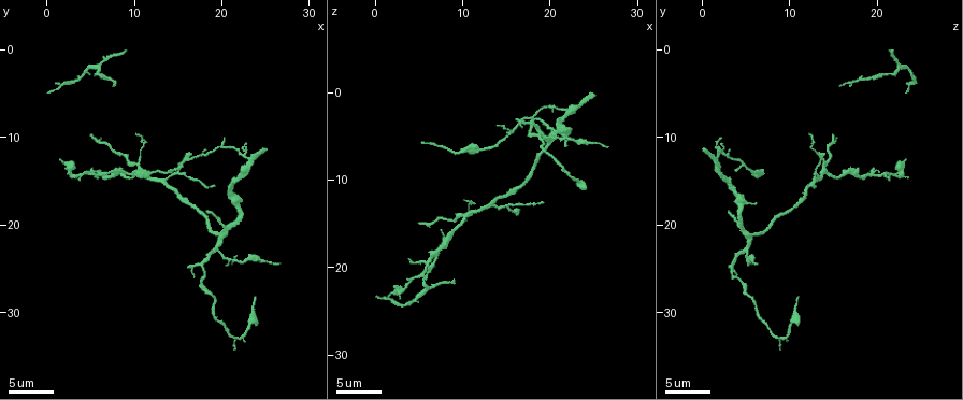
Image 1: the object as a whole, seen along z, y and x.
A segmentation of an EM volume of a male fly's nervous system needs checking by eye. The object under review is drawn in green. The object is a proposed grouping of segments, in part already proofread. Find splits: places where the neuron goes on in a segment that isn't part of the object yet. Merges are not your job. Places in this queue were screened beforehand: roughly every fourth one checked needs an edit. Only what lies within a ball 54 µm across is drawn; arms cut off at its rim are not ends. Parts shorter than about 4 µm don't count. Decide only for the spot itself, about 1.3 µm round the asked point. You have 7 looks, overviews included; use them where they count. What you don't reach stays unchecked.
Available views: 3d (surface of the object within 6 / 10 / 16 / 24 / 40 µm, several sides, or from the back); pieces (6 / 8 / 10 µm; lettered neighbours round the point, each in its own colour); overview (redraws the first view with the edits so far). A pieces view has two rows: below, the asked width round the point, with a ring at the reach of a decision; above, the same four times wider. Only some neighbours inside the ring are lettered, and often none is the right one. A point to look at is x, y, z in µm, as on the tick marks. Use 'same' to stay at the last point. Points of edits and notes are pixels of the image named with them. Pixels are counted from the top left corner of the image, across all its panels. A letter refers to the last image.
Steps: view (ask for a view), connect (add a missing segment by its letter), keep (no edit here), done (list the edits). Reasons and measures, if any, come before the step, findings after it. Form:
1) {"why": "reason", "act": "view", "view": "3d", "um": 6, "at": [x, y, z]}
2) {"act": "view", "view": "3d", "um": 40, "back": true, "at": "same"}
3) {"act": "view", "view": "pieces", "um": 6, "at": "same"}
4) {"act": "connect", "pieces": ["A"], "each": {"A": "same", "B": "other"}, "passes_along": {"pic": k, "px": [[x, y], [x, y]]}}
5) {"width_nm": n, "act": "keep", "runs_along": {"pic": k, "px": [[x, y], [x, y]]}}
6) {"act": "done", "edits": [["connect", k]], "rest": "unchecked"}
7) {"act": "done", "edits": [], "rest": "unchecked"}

{"act": "view", "view": "pieces", "um": 10, "at": [19.0, 15.8, 12.8]}

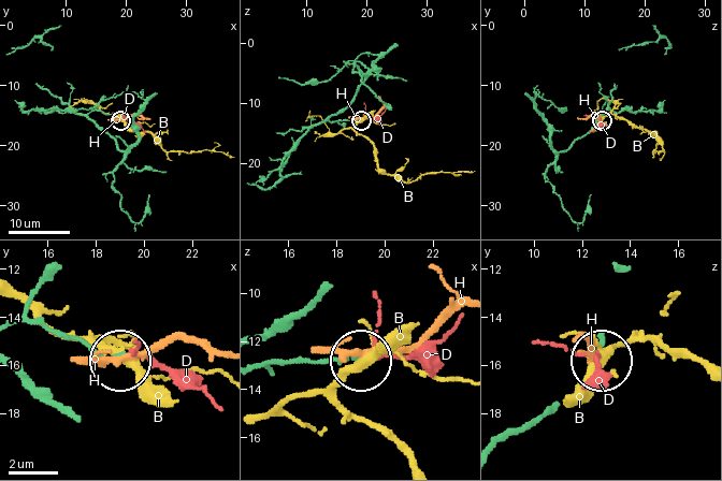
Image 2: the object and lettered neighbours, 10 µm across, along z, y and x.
{"act": "connect", "pieces": ["D"], "each": {"B": "other", "D": "same", "H": "other"}, "passes_along": {"pic": 2, "px": [[604, 331], [592, 375]]}, "found": "the neuron continues"}

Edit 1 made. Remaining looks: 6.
{"why": "see it whole again", "act": "view", "view": "overview"}

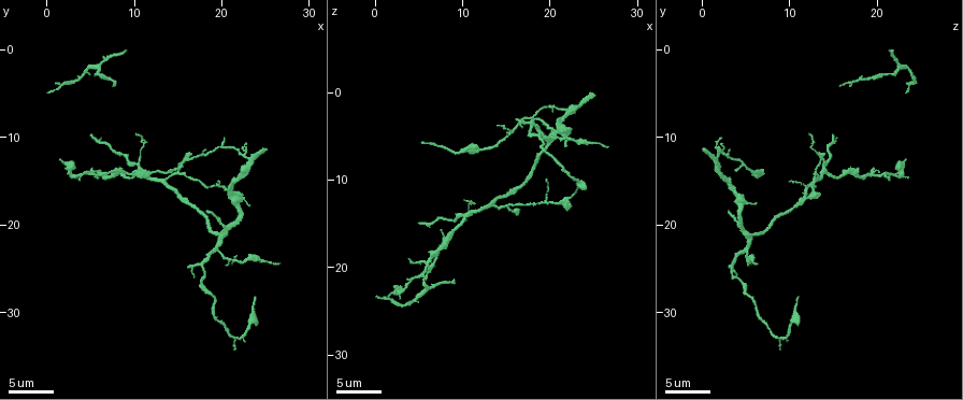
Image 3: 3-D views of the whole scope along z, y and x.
{"why": "tapers out", "act": "view", "view": "pieces", "um": 6, "at": [5.2, 10.0, 15.0]}

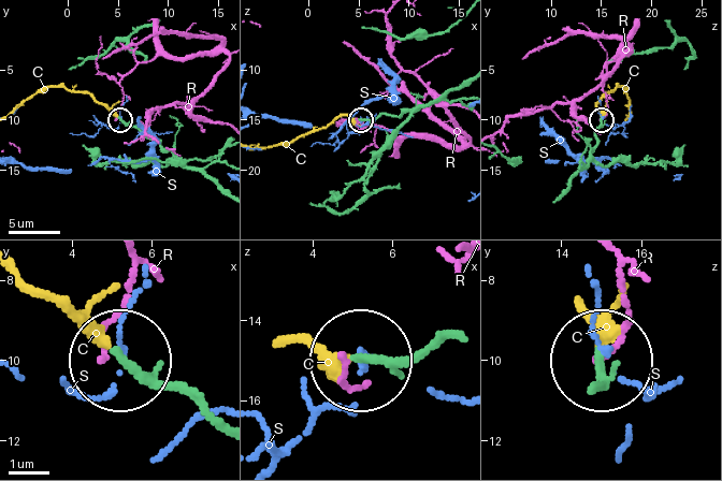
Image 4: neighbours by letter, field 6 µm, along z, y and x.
{"act": "connect", "pieces": ["C"], "each": {"C": "same", "R": "other", "S": "other"}, "passes_along": {"pic": 4, "px": [[221, 428], [19, 288]]}, "found": "the neuron continues"}

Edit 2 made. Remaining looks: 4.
{"why": "branch stops here", "act": "view", "view": "pieces", "um": 8, "at": [18.6, 18.8, 2.8]}

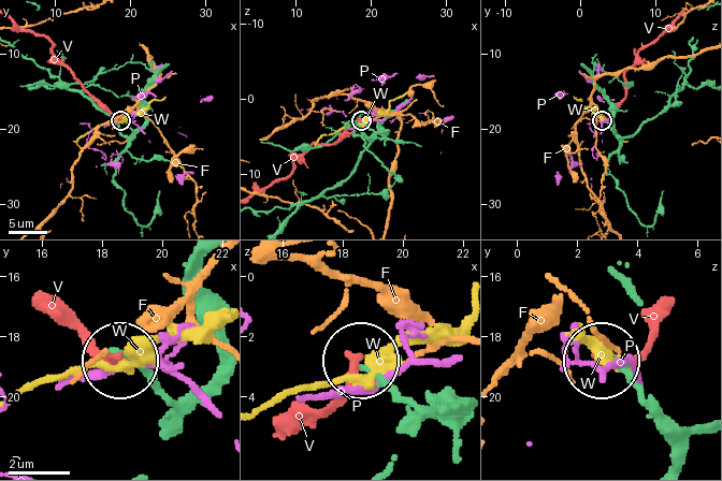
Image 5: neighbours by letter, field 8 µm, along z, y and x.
{"width_nm": 170, "act": "keep", "each": {"F": "other", "P": "other", "V": "other", "W": "other"}, "found": "none of them fits"}

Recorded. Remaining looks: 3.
{"act": "done", "edits": [["connect", 2], ["connect", 4]], "rest": "unchecked"}

